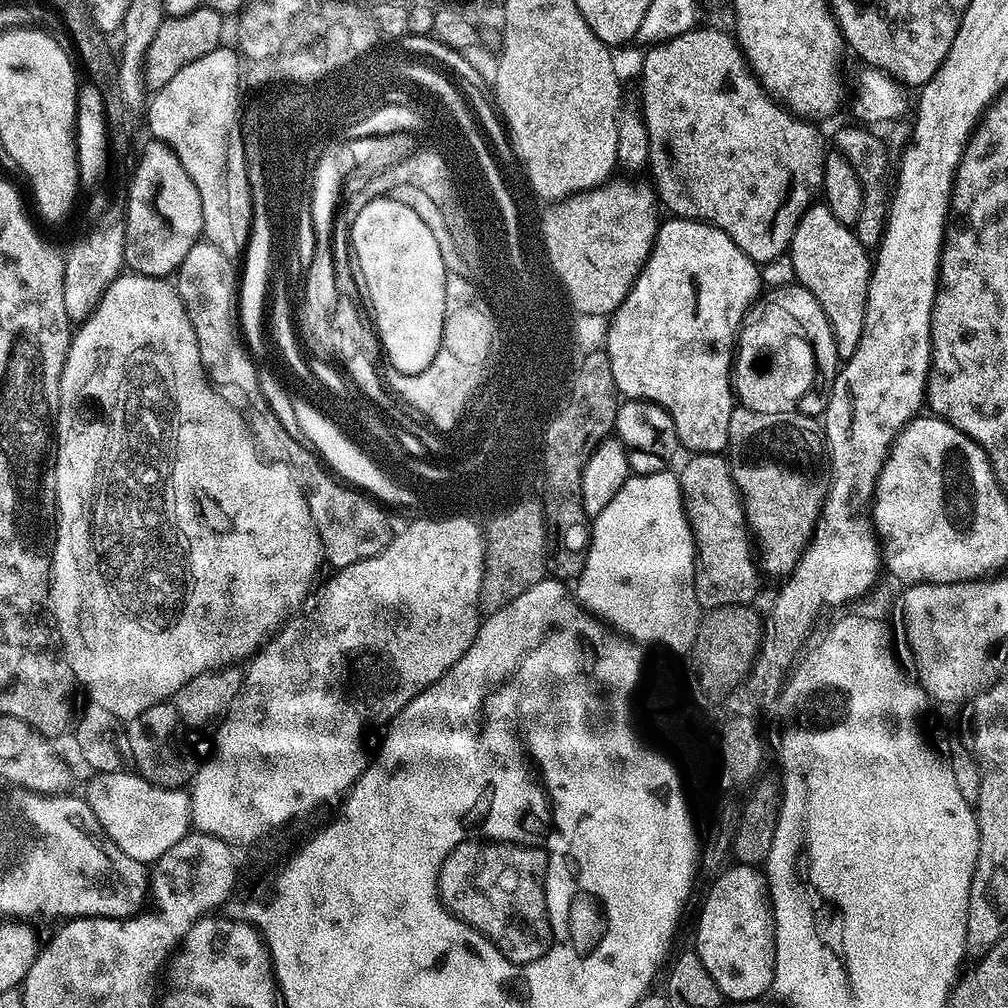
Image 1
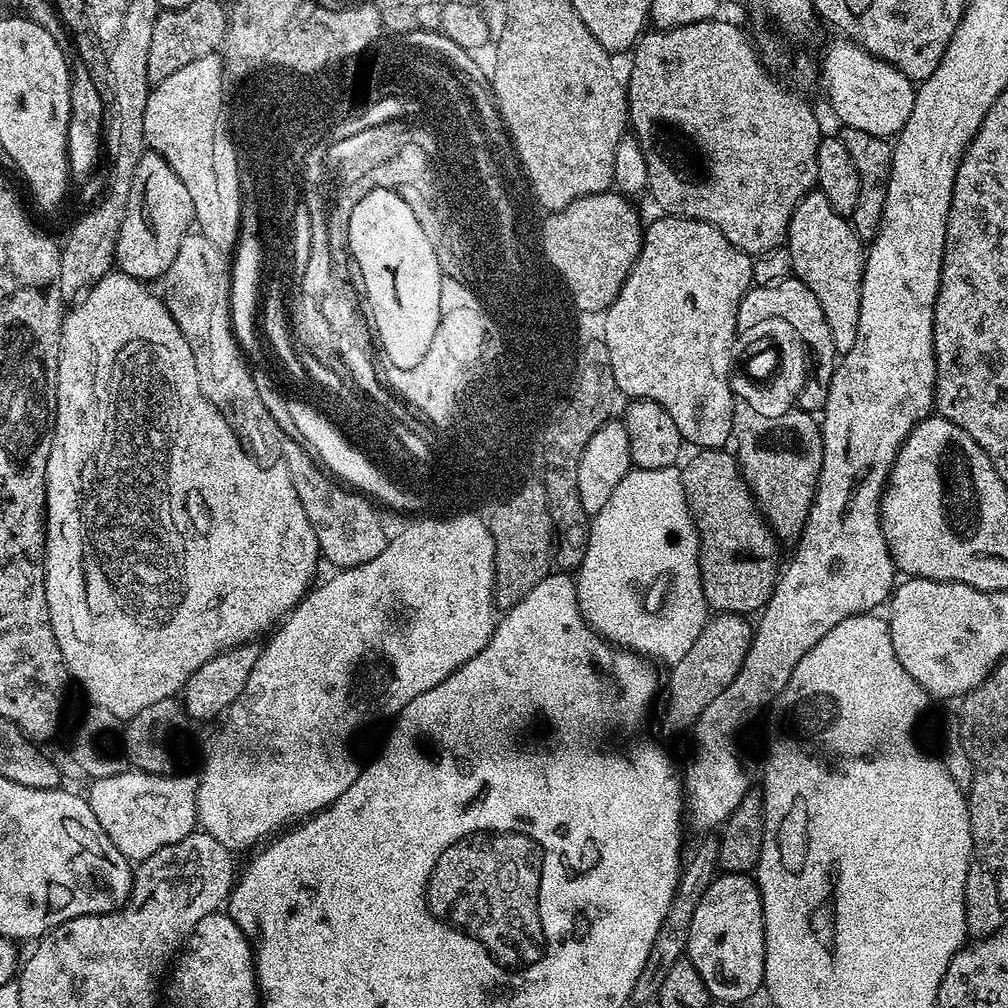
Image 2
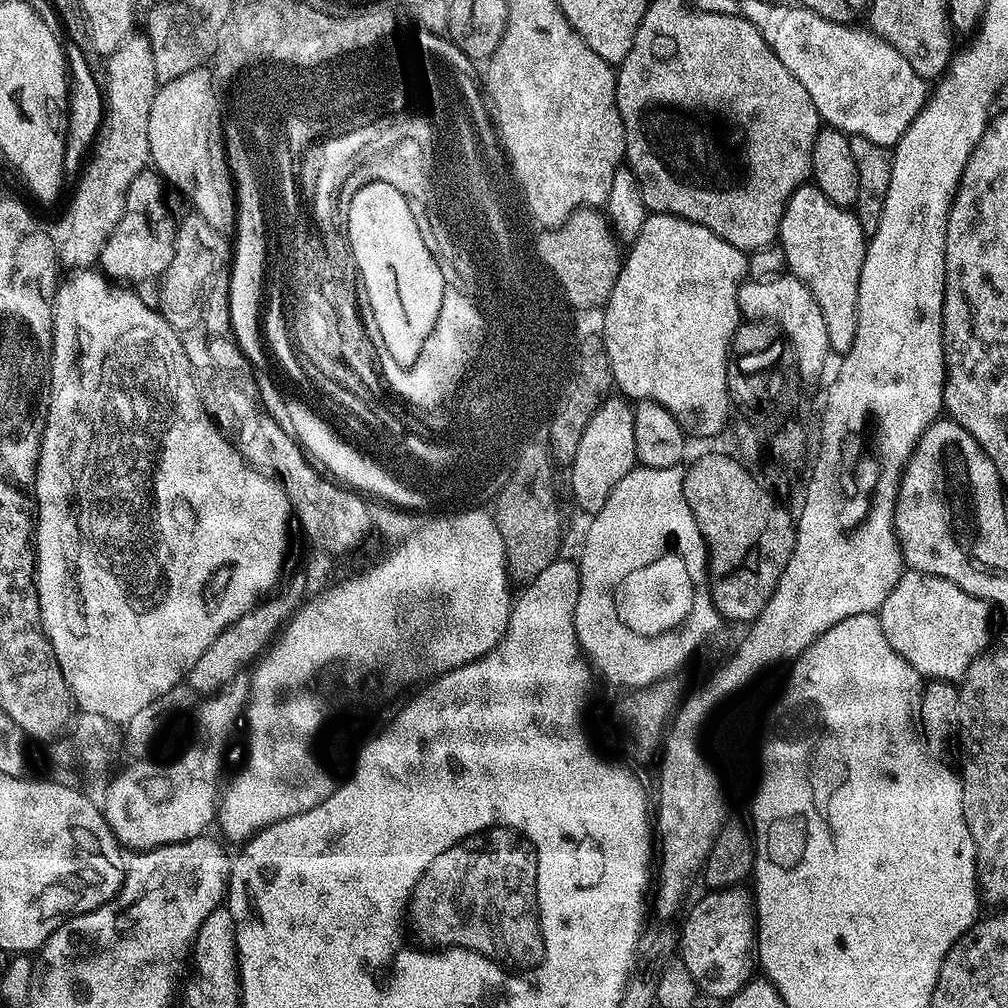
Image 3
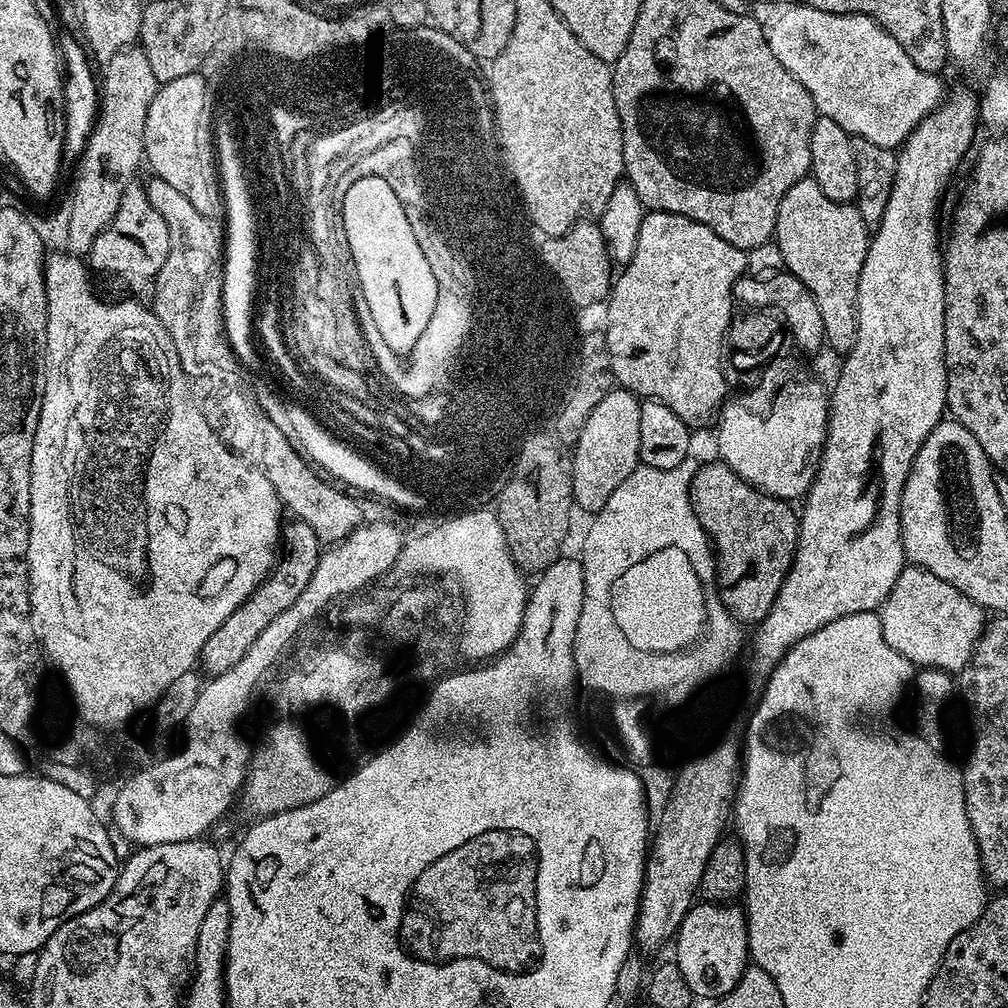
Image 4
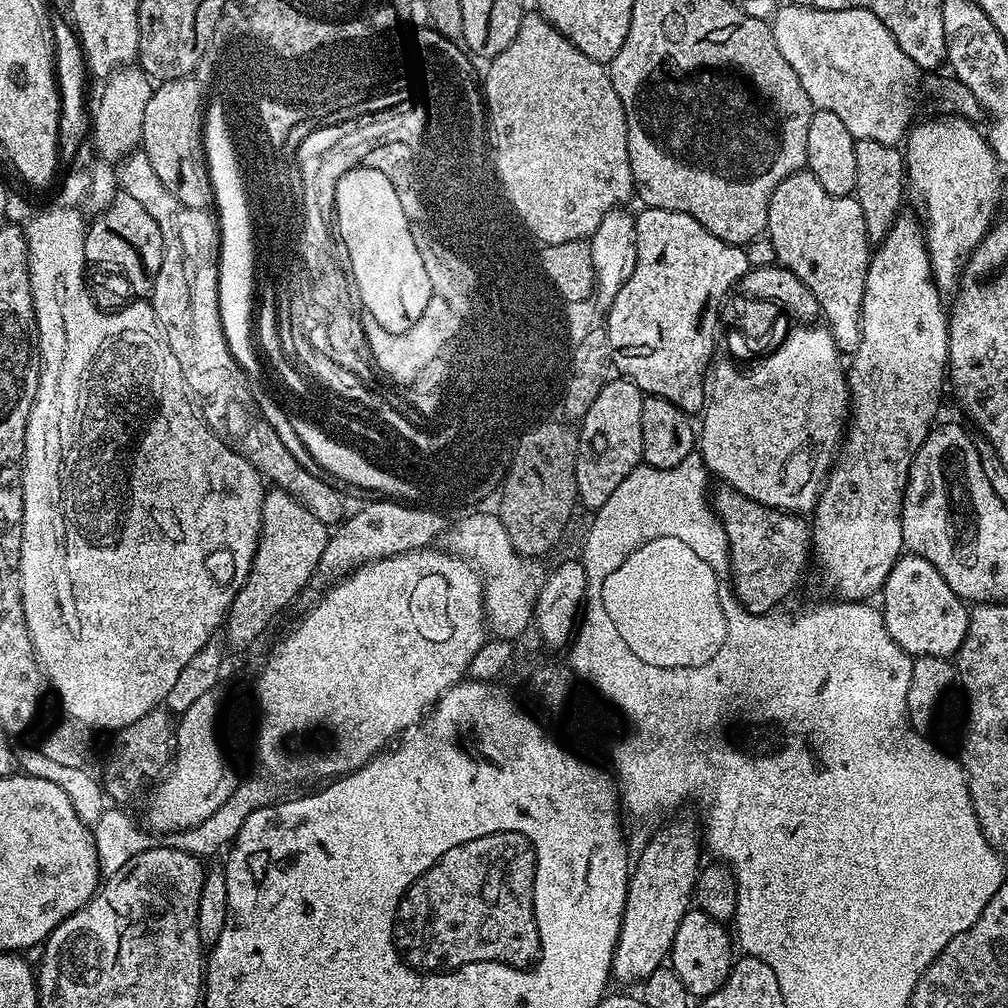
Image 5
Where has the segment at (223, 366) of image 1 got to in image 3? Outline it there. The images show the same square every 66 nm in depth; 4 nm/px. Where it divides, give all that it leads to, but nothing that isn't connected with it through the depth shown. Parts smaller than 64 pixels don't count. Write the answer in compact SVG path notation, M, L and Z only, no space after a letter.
M188 214L183 221L179 221L176 229L176 241L174 242L174 258L170 258L170 266L166 266L164 275L159 277L160 304L158 311L164 317L169 326L176 324L174 331L180 328L184 332L182 346L188 344L188 351L196 360L200 360L200 352L204 352L204 344L212 340L212 332L223 332L224 344L235 344L236 339L232 333L231 310L228 305L228 295L231 290L231 272L233 261L233 249L226 241L225 233L211 228L202 217Z

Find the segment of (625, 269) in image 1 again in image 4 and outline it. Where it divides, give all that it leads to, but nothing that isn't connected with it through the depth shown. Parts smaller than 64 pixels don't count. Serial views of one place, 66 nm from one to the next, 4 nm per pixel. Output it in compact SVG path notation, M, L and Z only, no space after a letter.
M588 218L581 219L553 240L550 246L544 247L544 258L560 276L567 303L576 308L603 301L614 283L612 255L608 253L599 223L592 221L591 224L590 221Z

